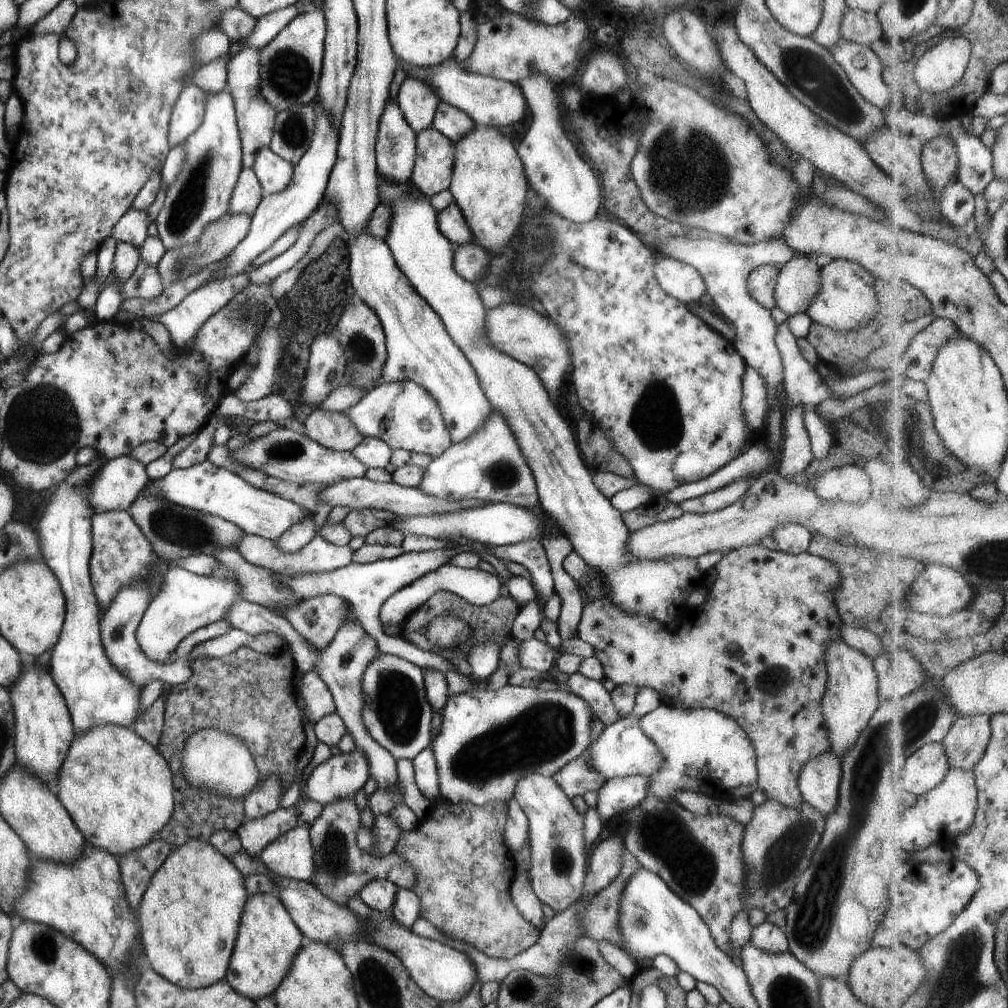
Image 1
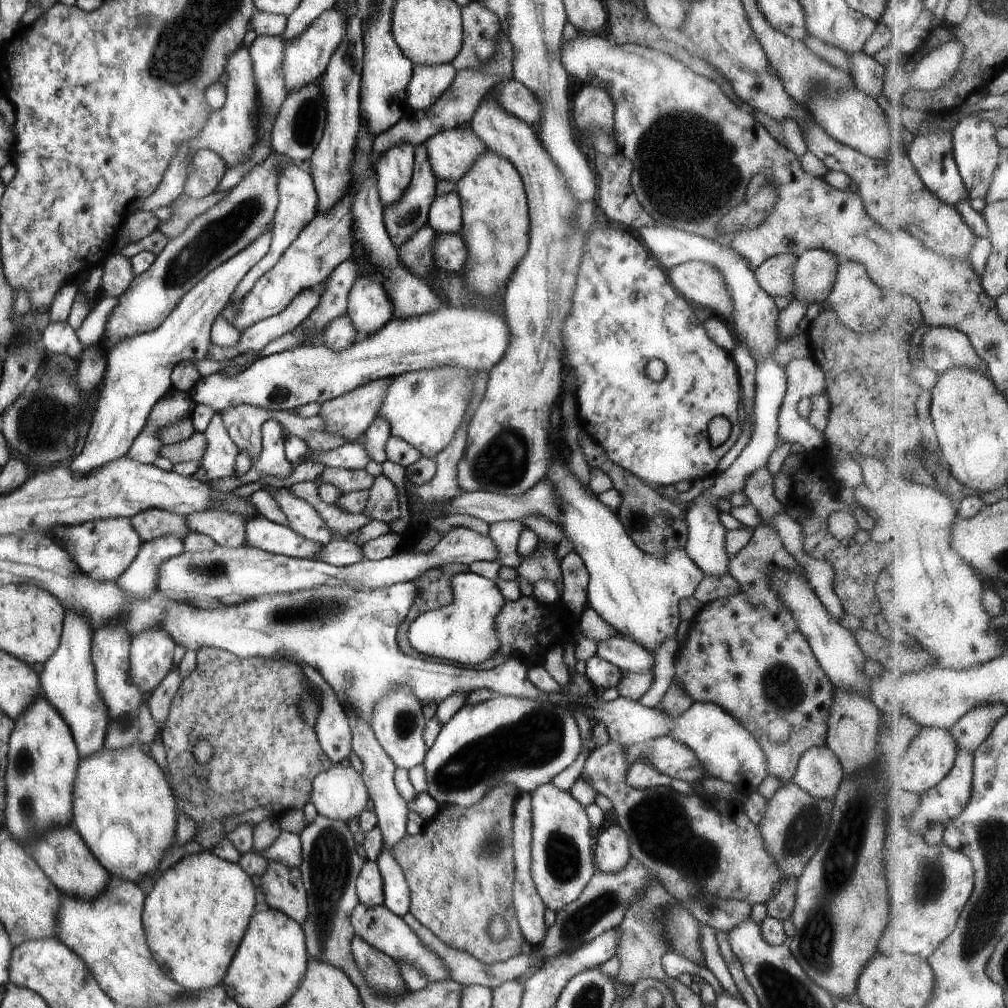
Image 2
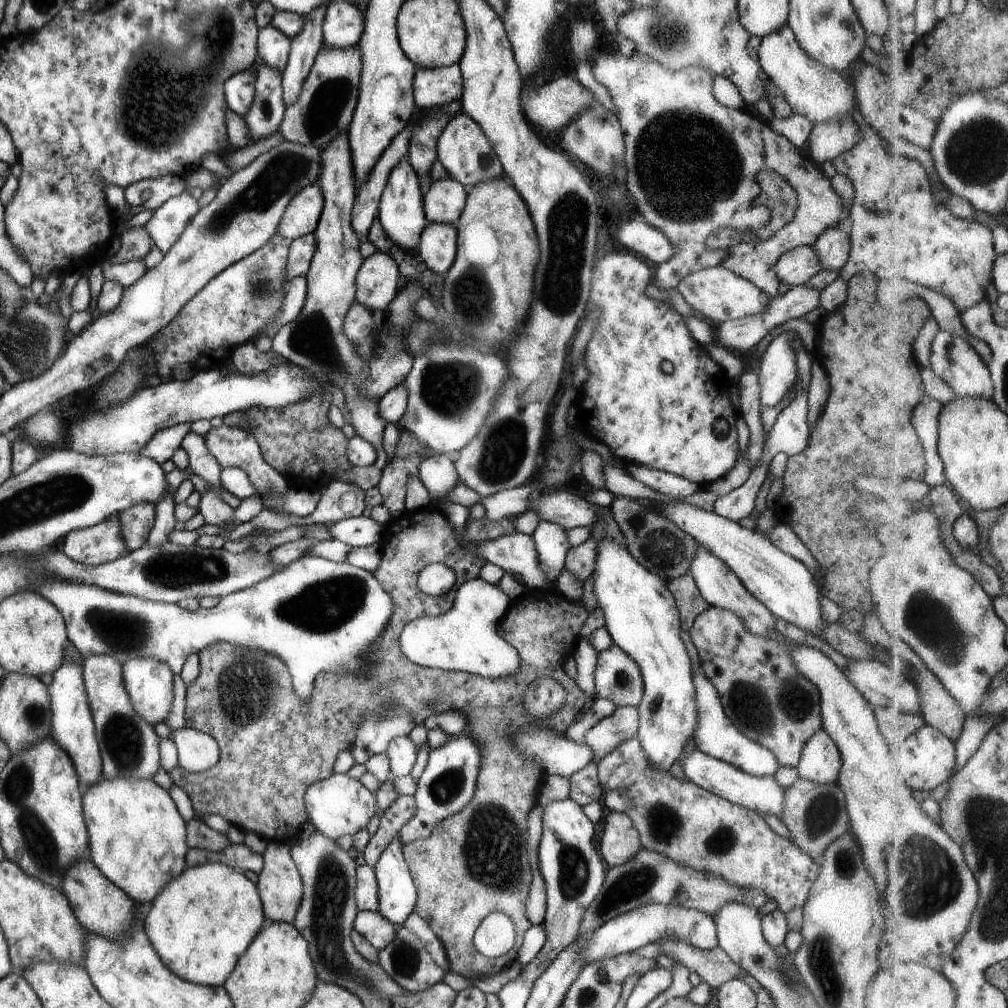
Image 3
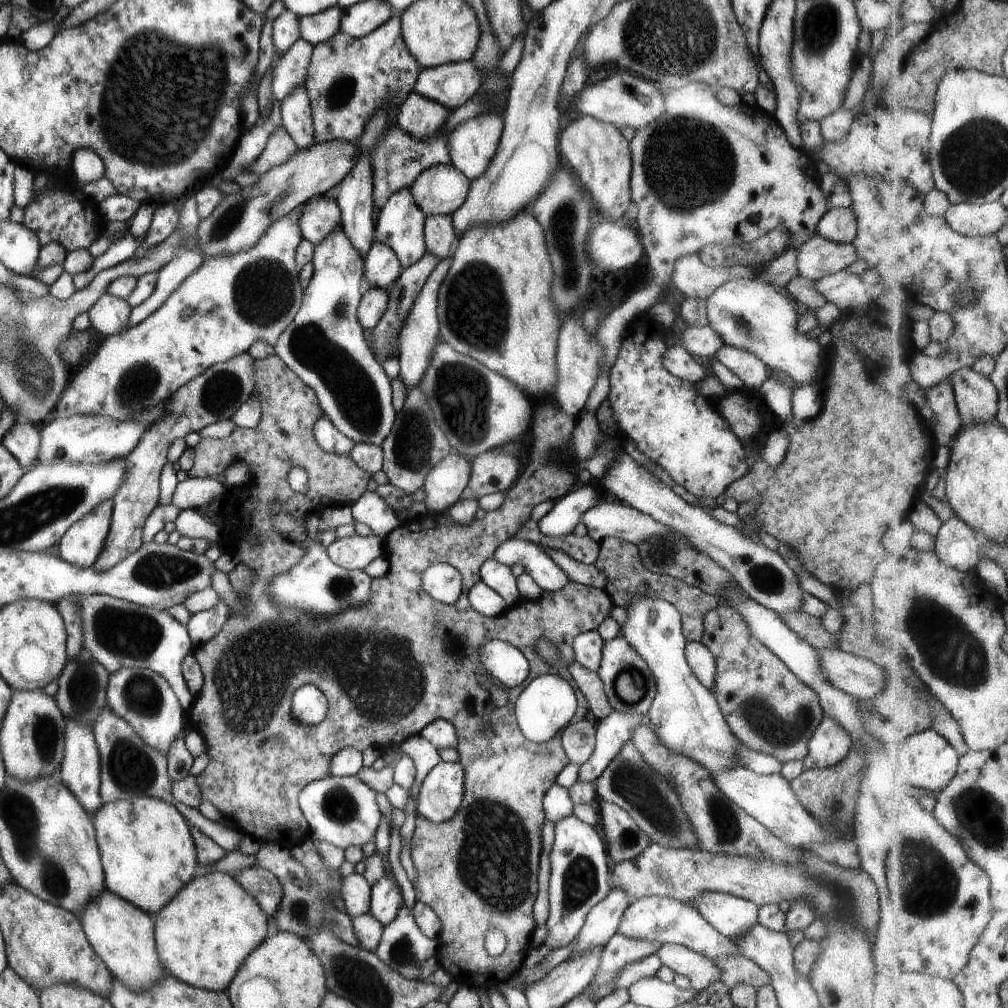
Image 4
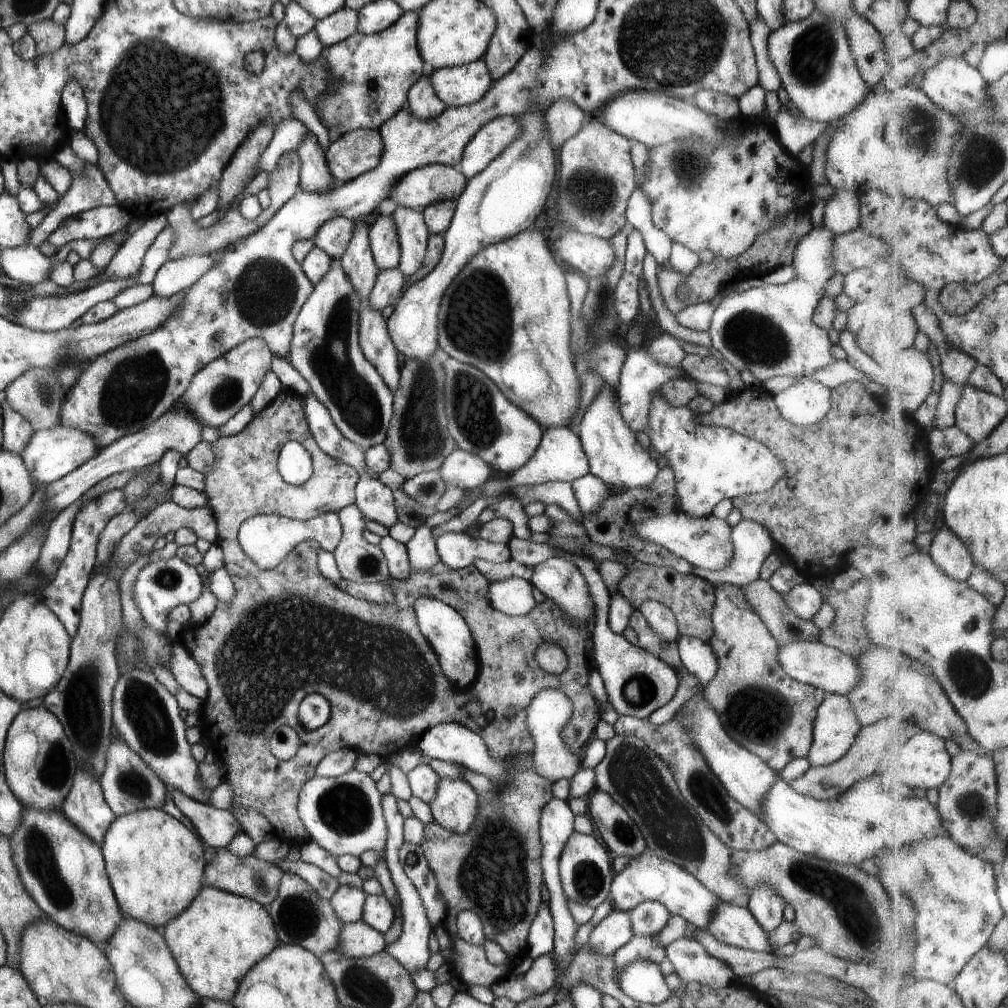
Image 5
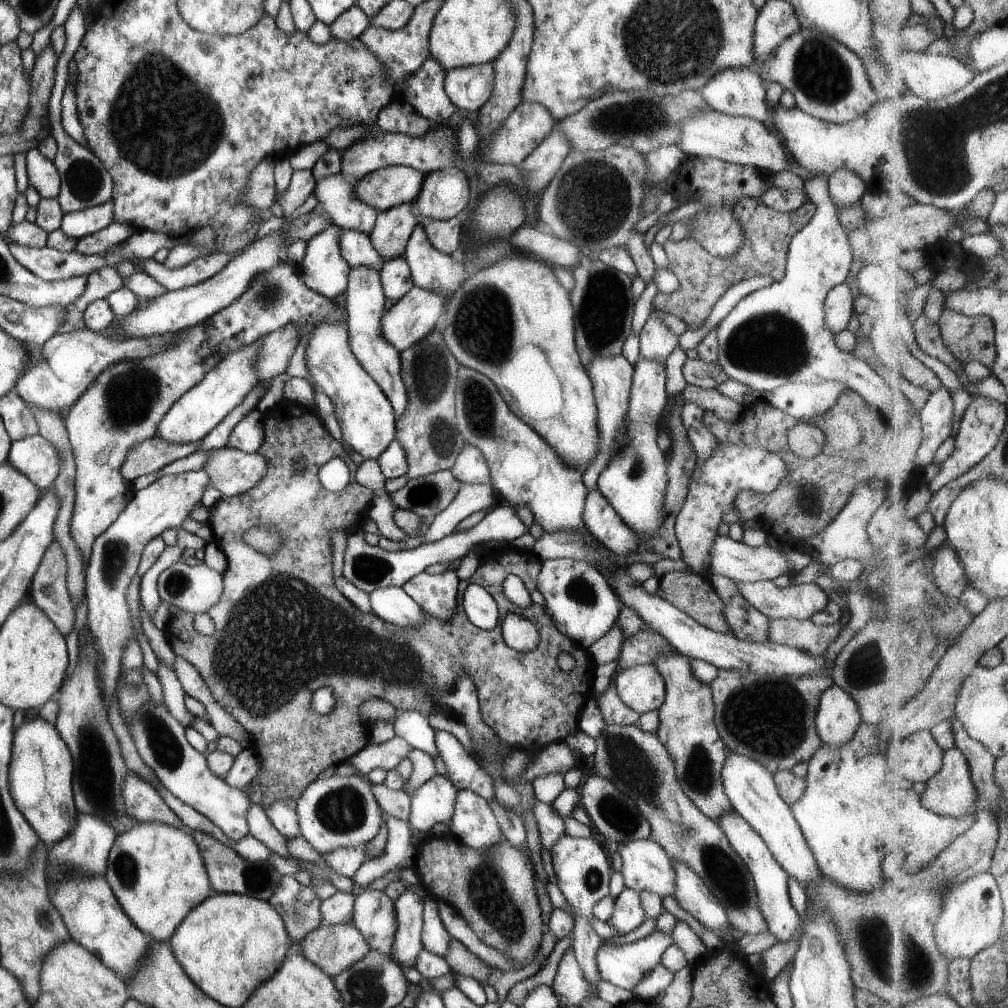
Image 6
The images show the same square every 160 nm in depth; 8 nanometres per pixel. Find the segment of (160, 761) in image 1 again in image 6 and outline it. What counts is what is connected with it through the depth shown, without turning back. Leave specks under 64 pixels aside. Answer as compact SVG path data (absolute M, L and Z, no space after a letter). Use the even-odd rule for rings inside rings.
M140 821L117 835L104 874L125 916L153 941L167 943L185 915L214 894L193 837L156 822Z

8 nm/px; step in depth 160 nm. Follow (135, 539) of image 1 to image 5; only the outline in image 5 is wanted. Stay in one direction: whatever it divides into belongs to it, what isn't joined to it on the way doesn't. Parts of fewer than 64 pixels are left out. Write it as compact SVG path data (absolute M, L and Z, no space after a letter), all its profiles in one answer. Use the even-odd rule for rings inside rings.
M113 489L85 501L79 507L79 510L76 510L66 555L62 558L61 564L54 575L49 577L49 584L45 584L45 588L41 590L41 598L45 599L47 608L59 619L70 637L75 634L79 624L80 602L93 568L97 537L110 518L126 511L125 499L121 489Z

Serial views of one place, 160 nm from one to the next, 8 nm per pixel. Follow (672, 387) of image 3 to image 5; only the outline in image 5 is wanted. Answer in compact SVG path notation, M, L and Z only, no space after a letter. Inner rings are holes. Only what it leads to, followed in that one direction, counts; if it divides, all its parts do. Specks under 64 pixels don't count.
M660 387L649 392L648 418L644 431L650 440L650 450L665 457L674 476L674 491L678 496L678 508L685 516L706 517L713 506L723 498L740 494L761 493L769 490L783 474L782 462L766 446L756 440L737 434L727 427L705 426L696 422L696 415L686 406L674 407L667 404L660 395Z

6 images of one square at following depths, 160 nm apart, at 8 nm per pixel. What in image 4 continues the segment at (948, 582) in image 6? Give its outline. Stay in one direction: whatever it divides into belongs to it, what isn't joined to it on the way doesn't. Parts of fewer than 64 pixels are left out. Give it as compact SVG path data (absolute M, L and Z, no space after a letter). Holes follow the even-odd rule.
M956 516L946 521L936 537L927 544L936 552L941 563L959 571L975 572L982 560L974 529Z

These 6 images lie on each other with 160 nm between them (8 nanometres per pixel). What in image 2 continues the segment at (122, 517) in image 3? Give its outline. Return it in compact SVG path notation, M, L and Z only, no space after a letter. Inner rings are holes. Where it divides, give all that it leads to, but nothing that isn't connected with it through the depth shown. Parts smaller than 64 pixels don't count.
M146 508L134 514L129 520L142 542L166 534L176 534L182 539L188 531L182 515L154 508Z

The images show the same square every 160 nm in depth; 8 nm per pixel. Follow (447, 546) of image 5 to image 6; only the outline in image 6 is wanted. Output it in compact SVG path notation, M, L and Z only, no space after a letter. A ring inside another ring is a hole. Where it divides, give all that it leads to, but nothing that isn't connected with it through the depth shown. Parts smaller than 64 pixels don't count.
M454 570L434 576L421 572L406 580L401 588L425 614L444 623L450 620L456 610L458 582Z

